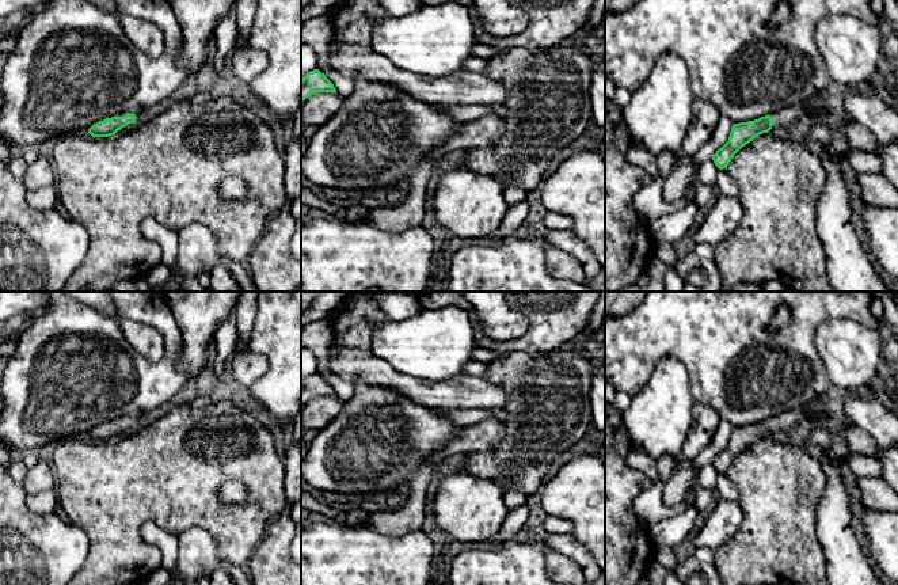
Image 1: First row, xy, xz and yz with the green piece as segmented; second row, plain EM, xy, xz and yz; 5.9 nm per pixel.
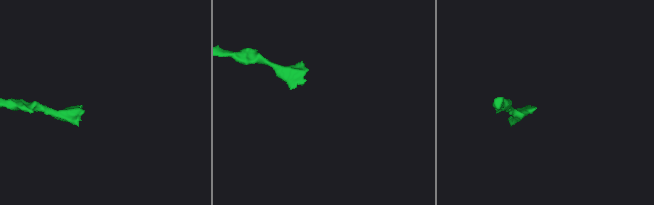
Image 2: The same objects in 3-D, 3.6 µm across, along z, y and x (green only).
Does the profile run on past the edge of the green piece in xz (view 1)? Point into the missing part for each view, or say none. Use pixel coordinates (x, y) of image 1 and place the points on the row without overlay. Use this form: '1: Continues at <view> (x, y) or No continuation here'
1: No continuation here

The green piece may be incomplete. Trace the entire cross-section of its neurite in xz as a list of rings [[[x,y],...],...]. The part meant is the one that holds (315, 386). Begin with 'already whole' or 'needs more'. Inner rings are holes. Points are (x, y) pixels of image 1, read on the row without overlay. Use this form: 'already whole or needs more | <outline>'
already whole | [[[313,373],[301,384],[301,404],[317,396],[335,396],[334,388],[319,373]]]

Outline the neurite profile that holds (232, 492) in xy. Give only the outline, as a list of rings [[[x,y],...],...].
[[[227,480],[220,489],[220,498],[225,504],[237,504],[247,499],[247,489],[240,480]]]

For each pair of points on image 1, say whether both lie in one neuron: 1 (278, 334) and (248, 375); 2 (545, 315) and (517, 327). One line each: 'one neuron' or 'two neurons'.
1: two neurons
2: two neurons

